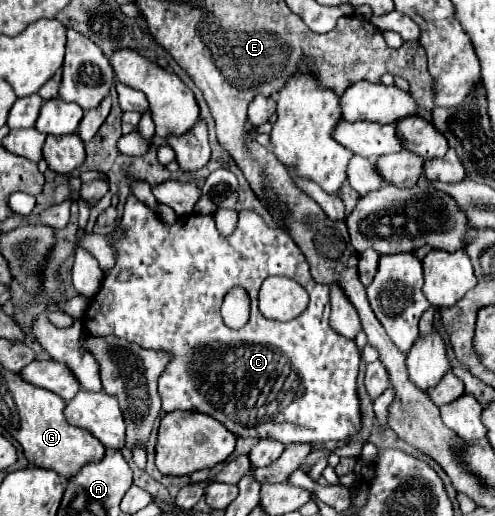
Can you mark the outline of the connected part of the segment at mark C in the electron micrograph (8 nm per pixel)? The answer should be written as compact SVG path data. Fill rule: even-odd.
M134 195L128 197L126 207L124 207L124 217L118 223L118 227L110 233L114 237L114 247L116 247L116 267L106 273L100 291L96 293L96 297L92 299L88 313L84 315L84 327L88 329L88 333L92 335L114 335L120 339L128 339L134 341L146 349L154 349L154 351L168 351L172 353L172 361L170 365L164 369L164 373L158 379L158 392L162 400L162 409L174 411L174 409L184 409L184 411L200 411L206 415L212 415L214 419L218 419L220 423L224 423L224 427L228 431L232 431L234 435L242 435L242 437L276 437L276 441L282 441L284 445L288 443L324 443L324 441L344 441L348 437L352 437L354 433L360 431L360 397L356 391L356 377L358 377L358 367L360 367L360 351L356 347L356 343L352 339L346 339L342 335L338 335L336 331L332 331L330 327L330 287L316 283L314 277L310 275L310 265L304 257L304 253L300 251L300 247L292 241L292 237L288 233L284 233L278 227L268 227L262 217L256 211L240 211L238 213L238 227L234 231L232 237L220 237L220 233L216 231L214 225L214 217L212 215L190 215L184 219L178 219L174 225L168 225L164 221L158 219L158 215L148 209L142 201L138 201ZM122 271L130 271L130 279L128 281L118 281L118 275ZM268 275L286 275L290 279L296 279L310 295L310 303L304 311L304 315L288 321L288 323L280 323L280 321L270 321L266 317L262 317L262 313L258 311L258 289L262 285L262 281ZM232 287L242 287L248 297L250 297L250 321L244 329L228 329L220 317L220 305L222 305L222 297L228 293L228 289Z

